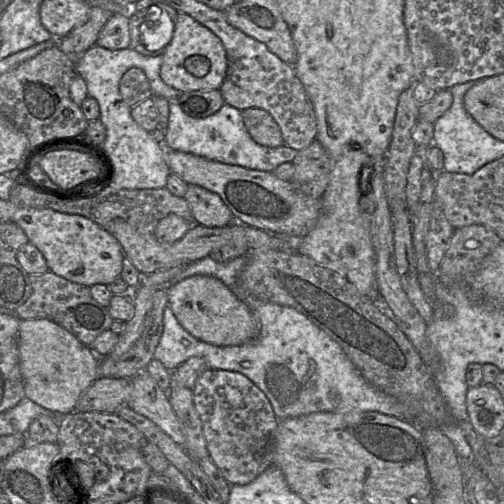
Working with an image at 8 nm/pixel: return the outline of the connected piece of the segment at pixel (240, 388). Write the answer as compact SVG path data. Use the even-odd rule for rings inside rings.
M206 370L192 390L212 461L230 485L251 483L272 465L271 446L279 418L268 398L246 376L226 370Z

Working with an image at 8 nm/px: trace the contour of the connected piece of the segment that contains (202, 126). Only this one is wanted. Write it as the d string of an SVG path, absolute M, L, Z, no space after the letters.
M168 99L169 119L163 146L166 150L191 153L224 164L273 172L285 162L292 162L299 151L283 144L276 148L256 143L247 132L241 111L226 103L214 114L205 118L193 118L181 108L178 99Z

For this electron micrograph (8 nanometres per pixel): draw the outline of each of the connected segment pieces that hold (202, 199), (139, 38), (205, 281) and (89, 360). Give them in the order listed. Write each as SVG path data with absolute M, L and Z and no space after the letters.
M188 184L184 199L190 206L195 223L207 227L222 227L235 220L221 197L205 188Z
M162 1L139 11L128 9L129 47L146 56L161 55L171 41L177 14Z
M194 275L168 285L168 306L193 337L215 346L239 346L258 335L258 322L246 303L219 279Z
M48 319L20 320L18 356L26 397L54 416L75 411L81 394L99 377L100 358L68 330Z

